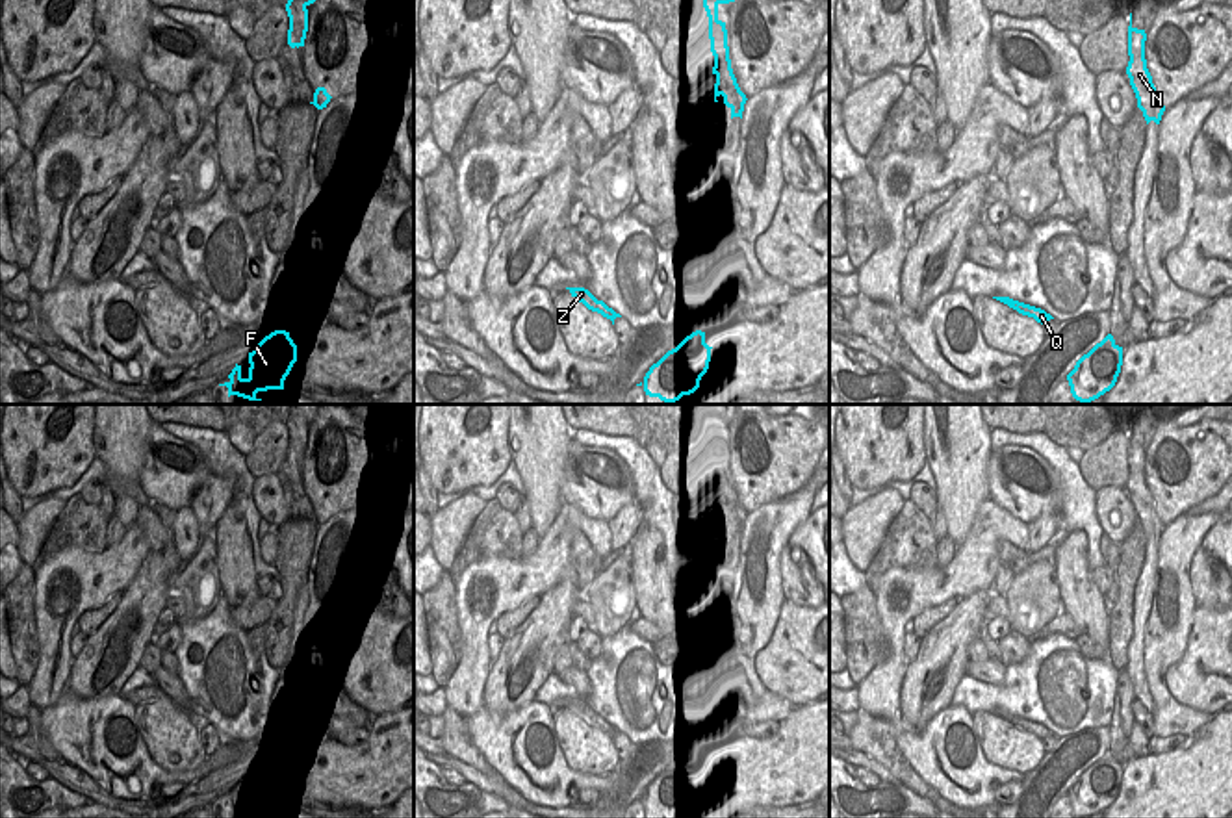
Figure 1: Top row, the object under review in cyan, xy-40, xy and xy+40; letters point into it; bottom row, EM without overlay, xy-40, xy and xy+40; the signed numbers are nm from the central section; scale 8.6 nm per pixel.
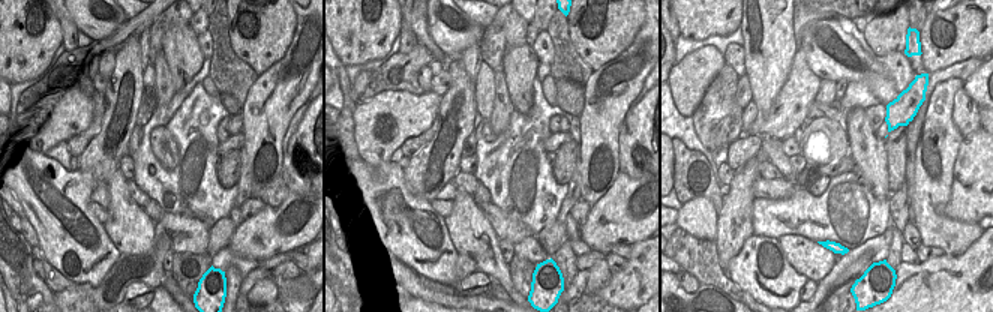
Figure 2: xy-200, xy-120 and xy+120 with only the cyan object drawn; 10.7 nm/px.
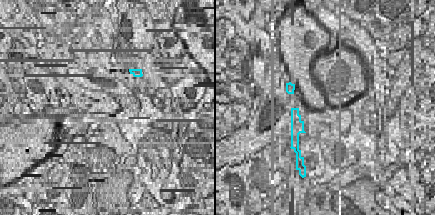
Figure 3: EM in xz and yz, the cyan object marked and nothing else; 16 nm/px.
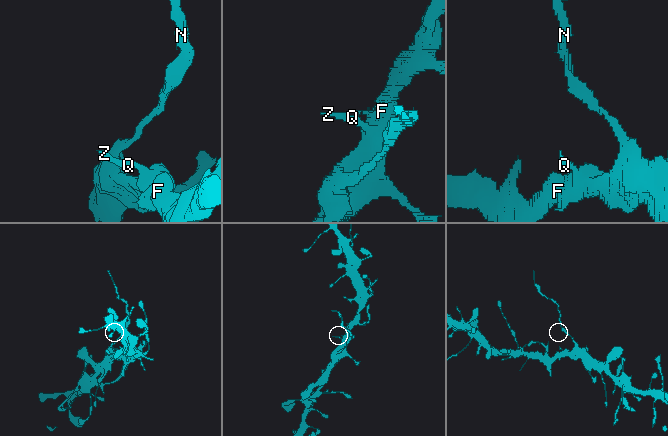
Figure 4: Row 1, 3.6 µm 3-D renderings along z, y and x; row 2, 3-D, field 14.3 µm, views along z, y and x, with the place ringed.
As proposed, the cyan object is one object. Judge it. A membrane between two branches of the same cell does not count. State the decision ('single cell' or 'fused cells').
fused cells

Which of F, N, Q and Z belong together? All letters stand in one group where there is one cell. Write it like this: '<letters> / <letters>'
F Q Z / N

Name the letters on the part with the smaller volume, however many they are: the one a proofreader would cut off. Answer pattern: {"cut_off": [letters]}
{"cut_off": ["N"]}

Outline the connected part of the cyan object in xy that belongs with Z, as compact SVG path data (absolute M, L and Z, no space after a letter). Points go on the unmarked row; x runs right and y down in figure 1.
M566 703L571 712L583 718L588 725L601 729L603 733L610 735L614 740L616 733L622 733L612 723L609 723L603 716L597 716L588 705L584 703Z

